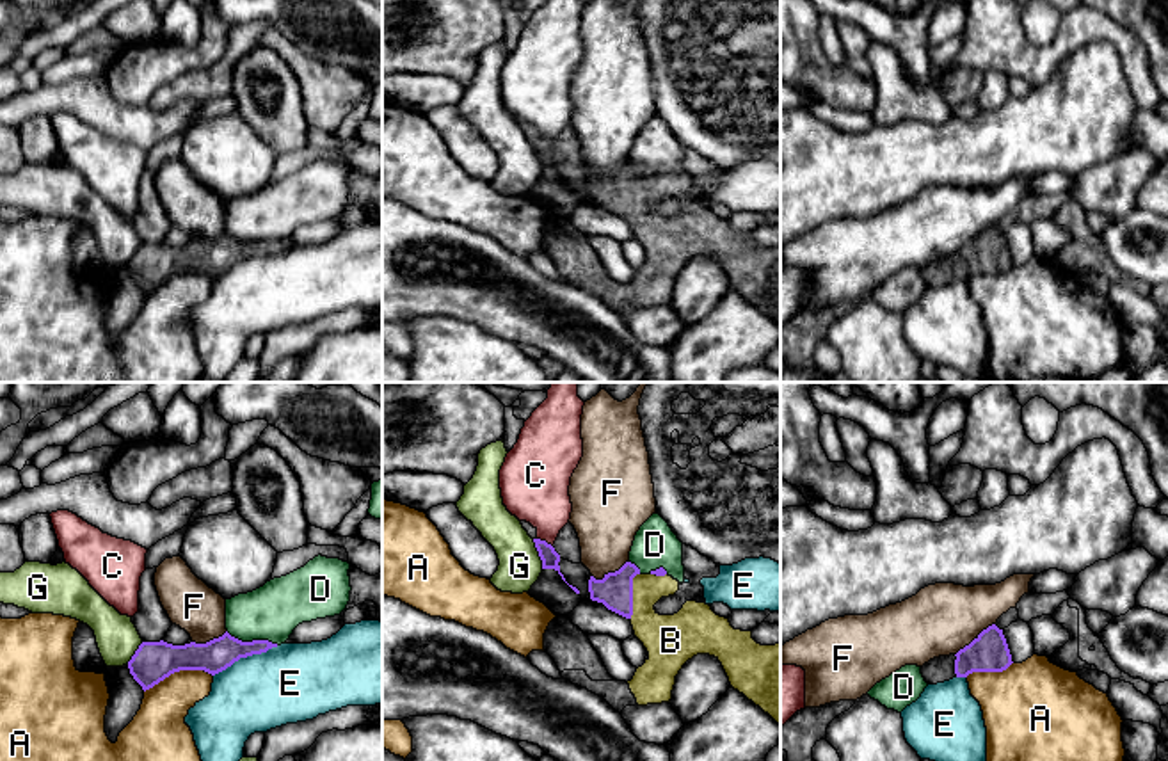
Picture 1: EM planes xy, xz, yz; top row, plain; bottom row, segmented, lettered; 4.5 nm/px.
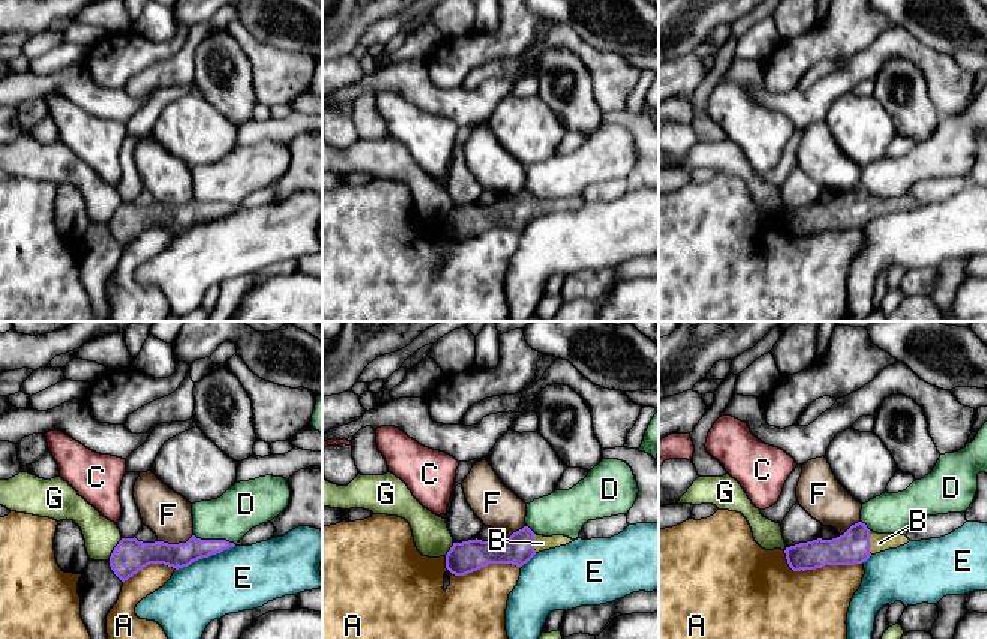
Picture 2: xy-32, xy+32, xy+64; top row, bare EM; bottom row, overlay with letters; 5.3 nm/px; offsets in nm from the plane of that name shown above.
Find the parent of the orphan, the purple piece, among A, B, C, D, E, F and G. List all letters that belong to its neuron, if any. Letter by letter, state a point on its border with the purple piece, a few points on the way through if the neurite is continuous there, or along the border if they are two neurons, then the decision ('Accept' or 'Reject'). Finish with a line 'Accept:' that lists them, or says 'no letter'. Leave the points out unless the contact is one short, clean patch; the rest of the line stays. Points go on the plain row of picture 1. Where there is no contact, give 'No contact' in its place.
A: Touches purple at xy (178, 272). Reject
B: Touches purple at xz (632, 198). Path across: xz (616, 192), (624, 192), (632, 198), (640, 214), (667, 240). Accept
C: Touches purple at xz (544, 143). Boundary: xz (537, 139), (552, 148). Reject
D: Touches purple at xy (253, 242). Boundary: xy (226, 233), (242, 242), (271, 242), (278, 246). Reject
E: Touches purple at xy (246, 258). Reject
F: Touches purple at yz (975, 240). Boundary: yz (994, 224), (955, 256). Reject
G: Touches purple at xz (539, 155). Boundary: xz (532, 141), (543, 169). Reject
Accept: B

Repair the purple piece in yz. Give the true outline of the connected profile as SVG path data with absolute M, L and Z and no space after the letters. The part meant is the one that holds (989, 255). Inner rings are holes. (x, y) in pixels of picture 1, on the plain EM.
M992 226L956 256L939 258L924 265L921 276L928 286L937 286L953 279L967 279L972 274L1003 274L1012 265L1003 231Z

